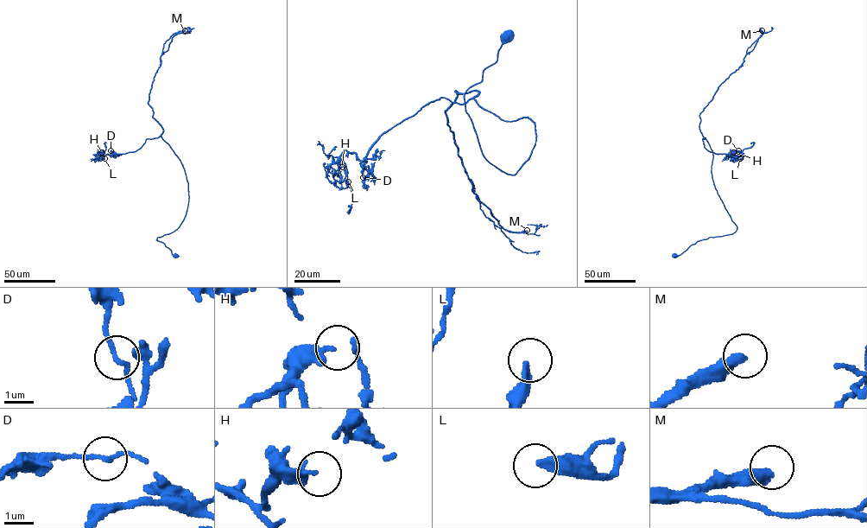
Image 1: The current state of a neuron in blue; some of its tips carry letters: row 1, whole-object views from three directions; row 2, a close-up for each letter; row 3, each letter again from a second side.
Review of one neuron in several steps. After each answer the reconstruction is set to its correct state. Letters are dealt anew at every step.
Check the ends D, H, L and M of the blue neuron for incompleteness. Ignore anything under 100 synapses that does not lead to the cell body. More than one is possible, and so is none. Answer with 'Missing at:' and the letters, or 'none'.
Missing at: M

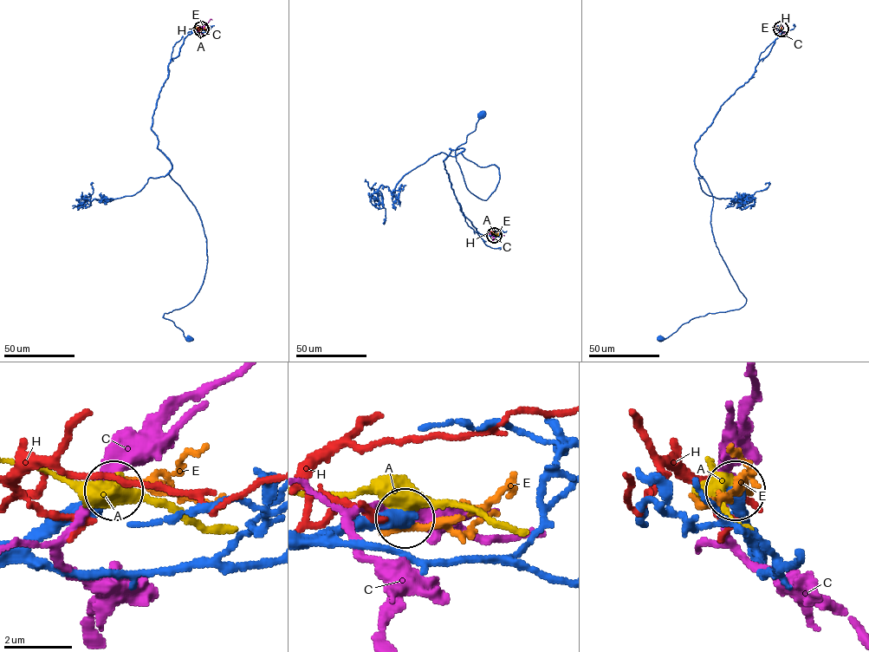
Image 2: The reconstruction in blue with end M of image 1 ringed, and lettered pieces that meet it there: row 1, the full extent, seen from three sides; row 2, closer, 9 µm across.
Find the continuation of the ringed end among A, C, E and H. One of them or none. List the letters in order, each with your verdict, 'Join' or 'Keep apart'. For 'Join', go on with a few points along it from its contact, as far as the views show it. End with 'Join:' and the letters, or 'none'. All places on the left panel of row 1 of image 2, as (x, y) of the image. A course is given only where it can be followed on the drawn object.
A: Keep apart
C: Keep apart
E: Keep apart
H: Keep apart
Join: none

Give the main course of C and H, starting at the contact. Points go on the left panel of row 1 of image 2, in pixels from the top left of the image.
C: (200, 29), (212, 19)
H: (200, 29), (197, 29), (209, 28)

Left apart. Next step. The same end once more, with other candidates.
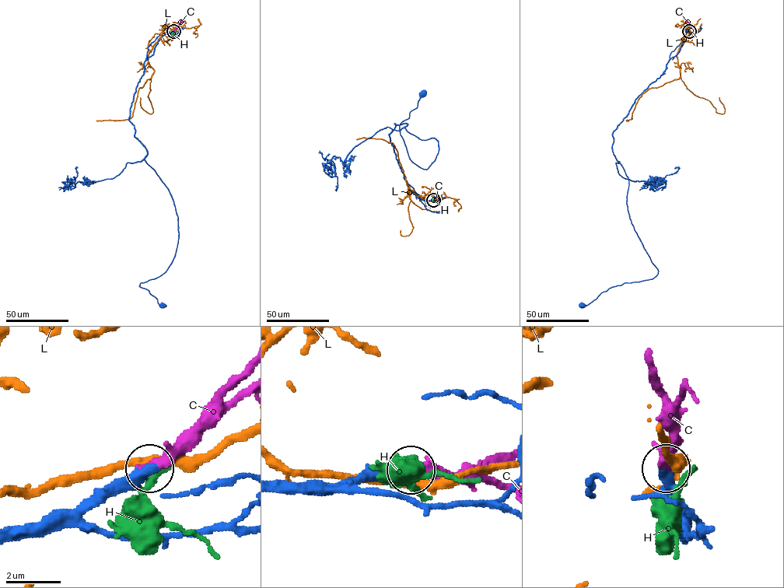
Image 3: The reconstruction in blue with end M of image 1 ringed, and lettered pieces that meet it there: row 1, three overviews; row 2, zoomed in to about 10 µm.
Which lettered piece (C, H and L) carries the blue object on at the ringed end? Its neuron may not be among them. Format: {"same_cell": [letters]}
{"same_cell": ["C"]}

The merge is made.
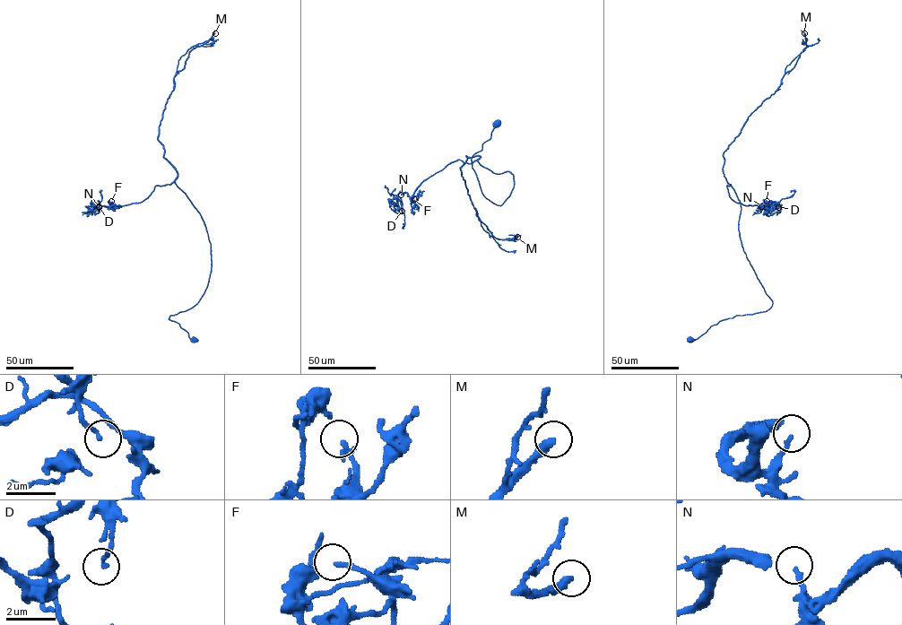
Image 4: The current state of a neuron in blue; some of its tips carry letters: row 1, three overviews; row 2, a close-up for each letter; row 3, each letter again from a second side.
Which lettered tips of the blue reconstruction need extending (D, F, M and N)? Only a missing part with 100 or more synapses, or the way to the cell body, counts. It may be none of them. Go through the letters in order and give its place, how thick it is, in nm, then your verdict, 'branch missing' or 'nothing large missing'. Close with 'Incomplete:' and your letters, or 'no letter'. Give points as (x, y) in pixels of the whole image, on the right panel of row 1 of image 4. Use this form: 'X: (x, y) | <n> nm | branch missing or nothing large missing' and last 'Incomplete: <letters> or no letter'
D: (778, 207) | 170 nm | nothing large missing
F: (767, 201) | 120 nm | nothing large missing
M: (804, 33) | 360 nm | branch missing
N: (761, 206) | 150 nm | nothing large missing
Incomplete: M

